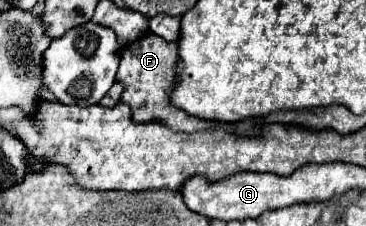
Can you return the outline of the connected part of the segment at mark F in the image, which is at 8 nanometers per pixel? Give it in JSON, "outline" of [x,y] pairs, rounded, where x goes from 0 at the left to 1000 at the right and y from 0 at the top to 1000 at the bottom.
{"outline":[[[396,155],[331,226],[331,288],[320,314],[320,358],[342,376],[331,447],[358,473],[363,535],[407,544],[429,527],[462,571],[505,580],[505,588],[560,580],[560,571],[582,571],[604,553],[598,535],[549,535],[549,518],[516,518],[516,500],[505,500],[500,482],[462,465],[462,394],[473,394],[478,314],[484,314],[484,190],[456,190],[451,173],[429,155]]]}

